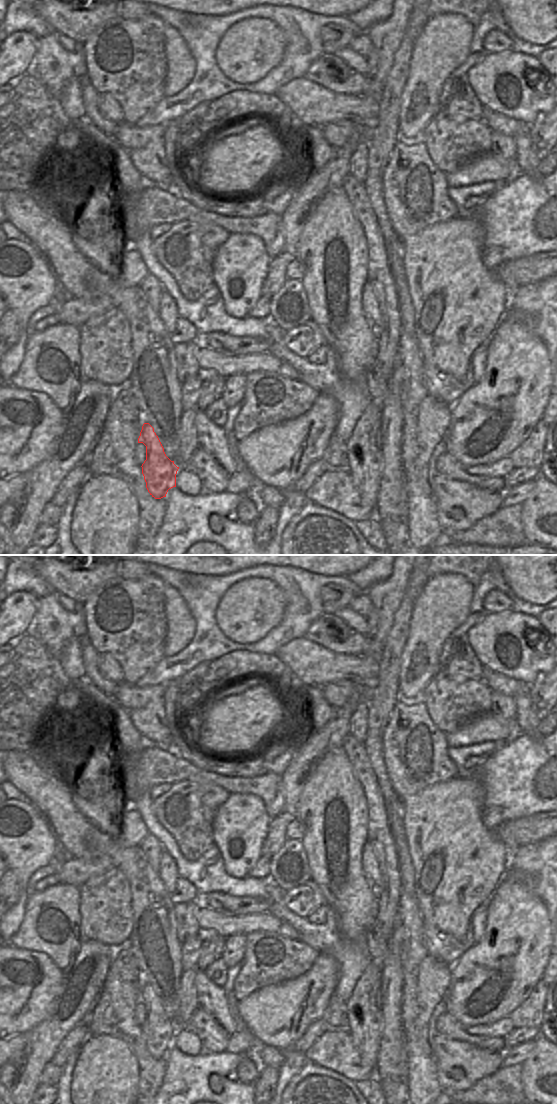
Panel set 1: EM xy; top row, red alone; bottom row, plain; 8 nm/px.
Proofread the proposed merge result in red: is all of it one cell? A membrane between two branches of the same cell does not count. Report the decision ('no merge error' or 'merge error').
no merge error

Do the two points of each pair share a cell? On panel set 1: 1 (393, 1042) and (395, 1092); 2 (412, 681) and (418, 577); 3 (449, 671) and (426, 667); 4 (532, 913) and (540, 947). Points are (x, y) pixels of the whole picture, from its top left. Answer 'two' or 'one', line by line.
1: one
2: two
3: two
4: one

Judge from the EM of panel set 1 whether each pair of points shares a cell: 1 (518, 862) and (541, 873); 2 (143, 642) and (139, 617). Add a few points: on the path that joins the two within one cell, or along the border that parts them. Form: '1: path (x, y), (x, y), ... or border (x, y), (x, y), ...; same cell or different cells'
1: path (524, 862), (530, 862), (535, 867); same cell
2: path (139, 636), (139, 623); same cell

